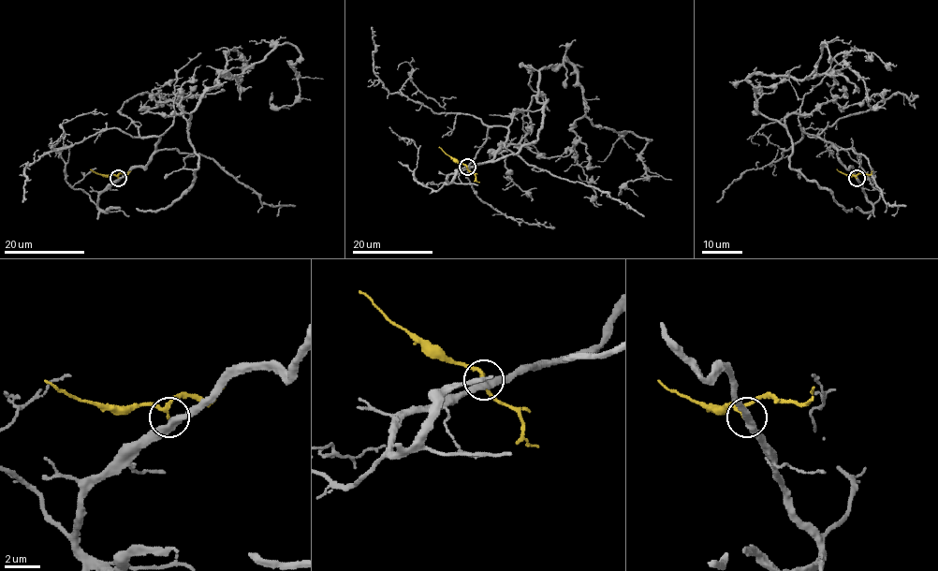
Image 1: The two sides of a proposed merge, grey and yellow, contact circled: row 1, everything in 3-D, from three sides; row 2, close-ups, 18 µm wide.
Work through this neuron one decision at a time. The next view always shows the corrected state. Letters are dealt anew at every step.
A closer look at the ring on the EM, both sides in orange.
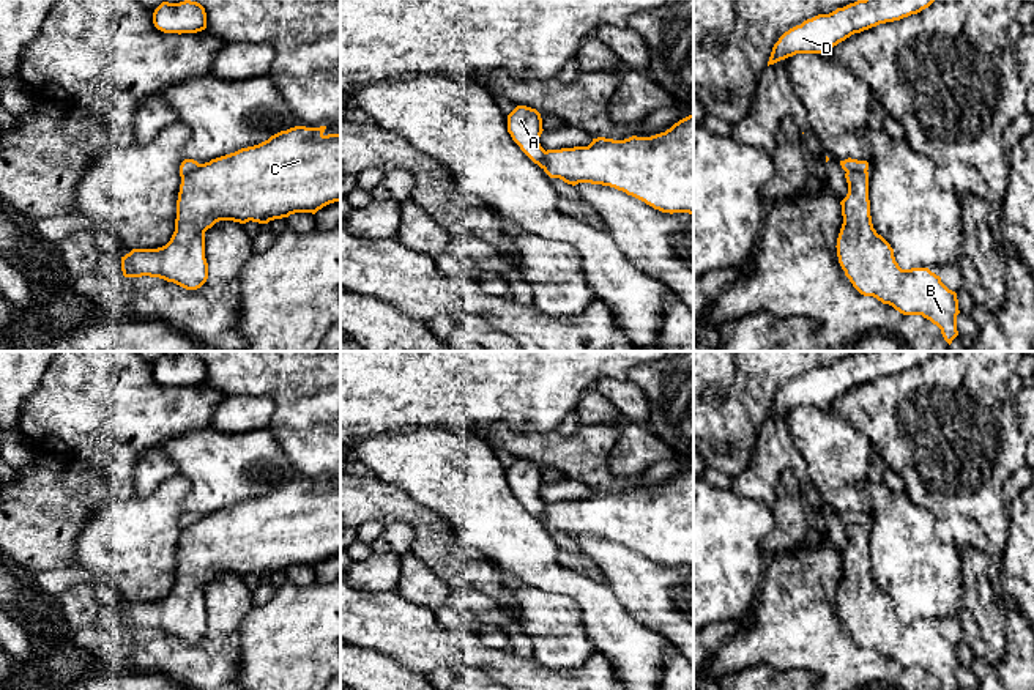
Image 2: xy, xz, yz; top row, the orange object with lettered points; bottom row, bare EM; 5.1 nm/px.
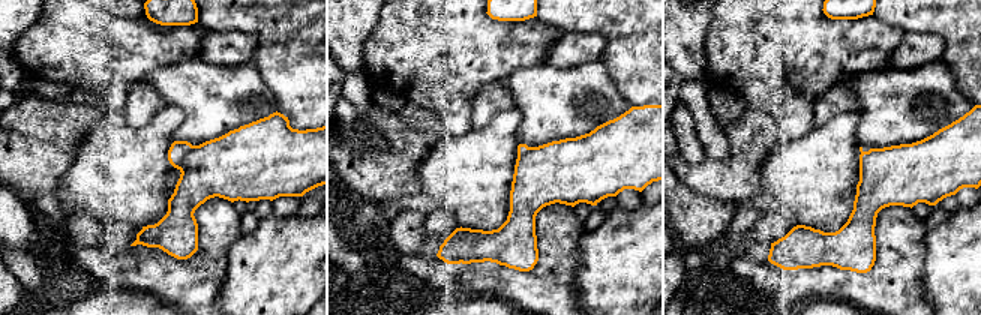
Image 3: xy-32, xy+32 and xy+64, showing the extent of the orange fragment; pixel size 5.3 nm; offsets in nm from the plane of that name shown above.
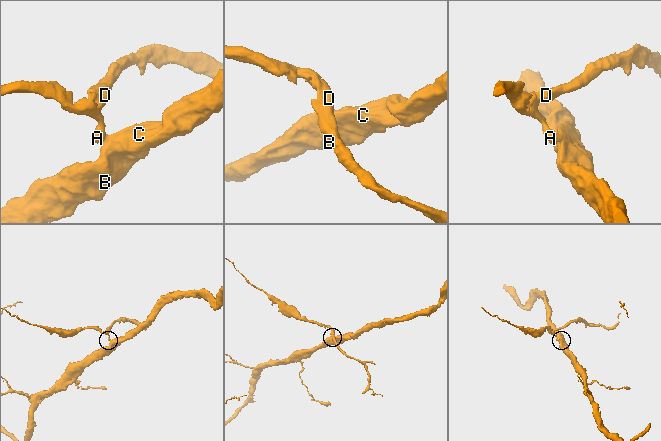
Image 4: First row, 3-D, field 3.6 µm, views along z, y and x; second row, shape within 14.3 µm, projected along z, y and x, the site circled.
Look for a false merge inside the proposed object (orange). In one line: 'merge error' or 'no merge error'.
merge error

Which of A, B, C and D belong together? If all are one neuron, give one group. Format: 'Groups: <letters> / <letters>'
Groups: A D / B C

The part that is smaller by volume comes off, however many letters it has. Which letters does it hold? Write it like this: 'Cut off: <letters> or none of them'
Cut off: A, D

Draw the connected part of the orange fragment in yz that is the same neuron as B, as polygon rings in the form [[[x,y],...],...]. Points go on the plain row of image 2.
[[[846,525],[848,547],[840,555],[843,577],[837,591],[837,610],[845,629],[864,649],[873,649],[903,668],[922,668],[941,682],[943,690],[957,690],[958,652],[941,630],[928,621],[902,622],[891,597],[876,586],[870,569],[868,525]]]

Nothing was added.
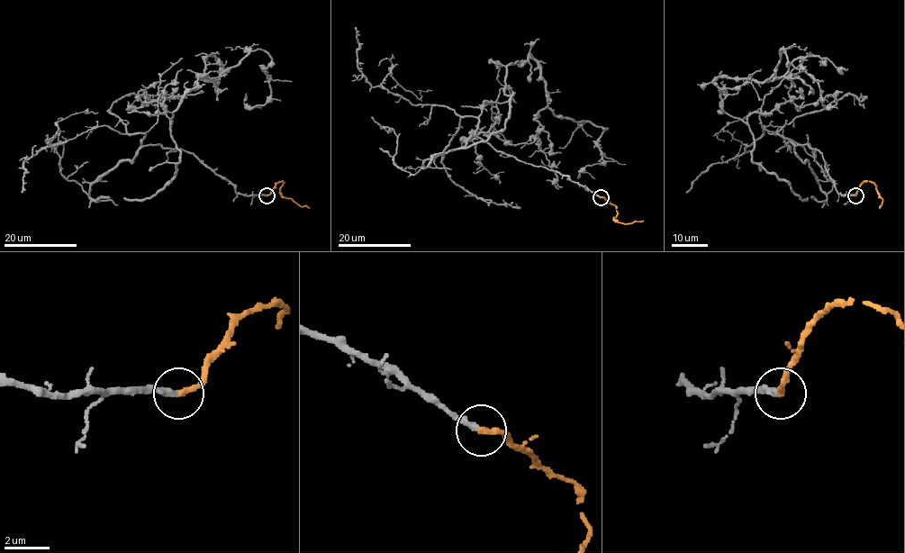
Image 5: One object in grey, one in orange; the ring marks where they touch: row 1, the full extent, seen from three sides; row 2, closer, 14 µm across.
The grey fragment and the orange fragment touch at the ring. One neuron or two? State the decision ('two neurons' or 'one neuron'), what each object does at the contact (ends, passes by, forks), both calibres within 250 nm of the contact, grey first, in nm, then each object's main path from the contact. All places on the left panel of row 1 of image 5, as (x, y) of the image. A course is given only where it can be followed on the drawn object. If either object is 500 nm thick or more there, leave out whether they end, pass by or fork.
one neuron | grey ends | orange ends | 240/240 nm | grey via (266, 195), (142, 144), (201, 77), (261, 49), (269, 99), (250, 108), (246, 94) | orange via (266, 195), (282, 180), (279, 192), (283, 196), (310, 208)

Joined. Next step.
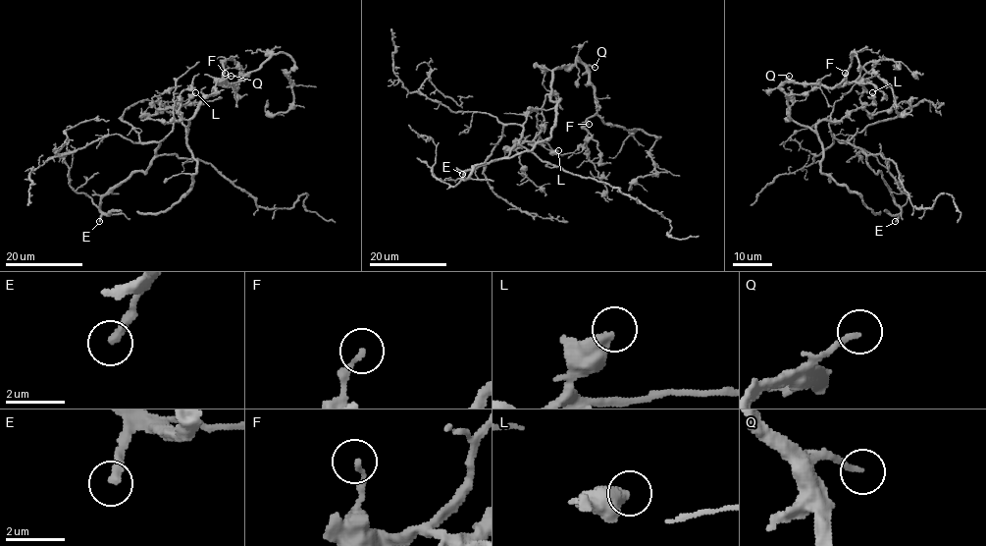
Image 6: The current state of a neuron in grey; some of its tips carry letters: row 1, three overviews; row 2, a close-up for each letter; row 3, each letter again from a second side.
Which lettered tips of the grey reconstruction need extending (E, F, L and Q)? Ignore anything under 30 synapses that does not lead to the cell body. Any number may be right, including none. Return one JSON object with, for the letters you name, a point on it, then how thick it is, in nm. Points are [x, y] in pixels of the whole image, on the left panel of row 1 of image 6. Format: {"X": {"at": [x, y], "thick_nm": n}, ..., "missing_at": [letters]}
{"E": {"at": [99, 221], "thick_nm": 320}, "missing_at": ["E"]}

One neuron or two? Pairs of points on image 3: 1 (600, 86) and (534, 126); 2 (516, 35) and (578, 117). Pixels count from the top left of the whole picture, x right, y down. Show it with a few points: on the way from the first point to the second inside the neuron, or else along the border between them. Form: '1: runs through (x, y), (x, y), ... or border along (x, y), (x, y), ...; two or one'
1: runs through (584, 92), (573, 93), (551, 111); one
2: border along (543, 63), (522, 66), (506, 78); two

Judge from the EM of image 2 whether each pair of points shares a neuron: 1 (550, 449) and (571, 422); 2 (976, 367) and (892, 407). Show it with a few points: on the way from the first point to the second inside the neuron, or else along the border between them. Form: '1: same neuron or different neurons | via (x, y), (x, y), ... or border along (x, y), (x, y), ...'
1: different neurons | border along (582, 426), (569, 435), (561, 435), (557, 430)
2: same neuron | via (955, 386), (935, 407), (913, 407)

